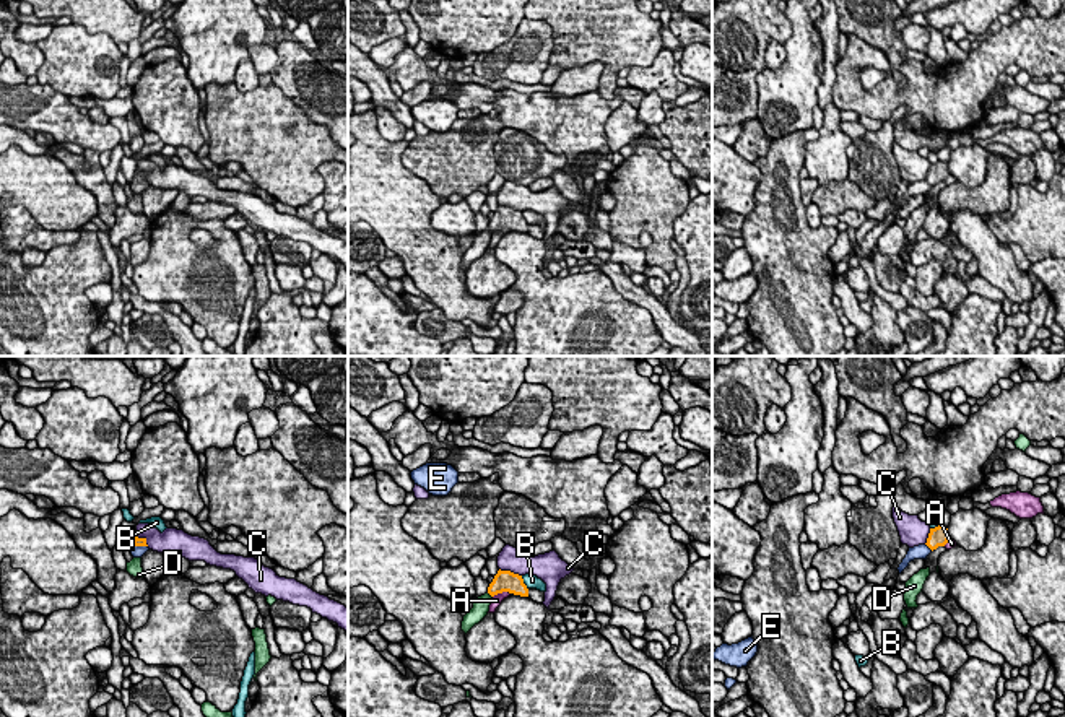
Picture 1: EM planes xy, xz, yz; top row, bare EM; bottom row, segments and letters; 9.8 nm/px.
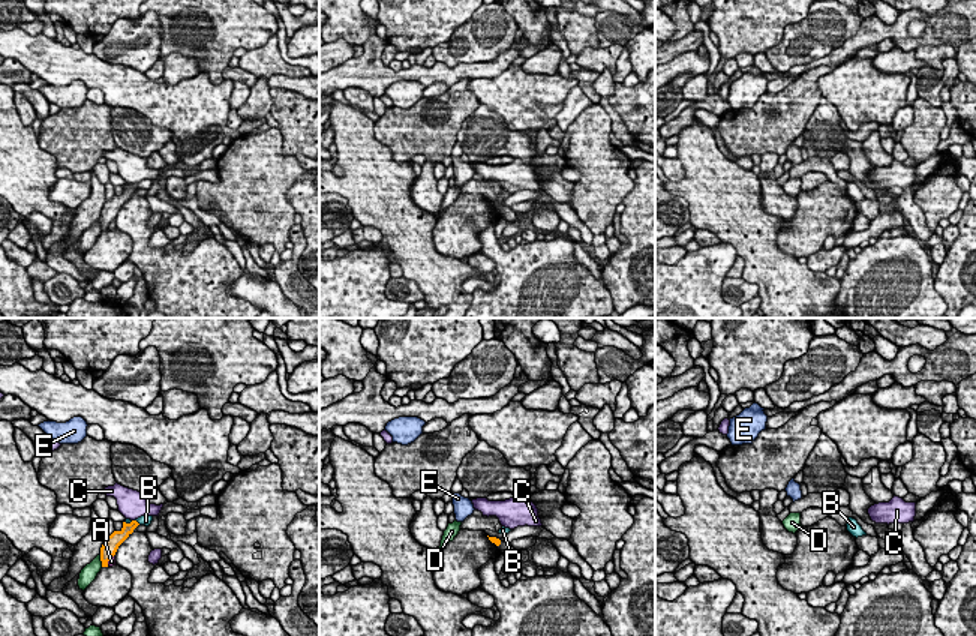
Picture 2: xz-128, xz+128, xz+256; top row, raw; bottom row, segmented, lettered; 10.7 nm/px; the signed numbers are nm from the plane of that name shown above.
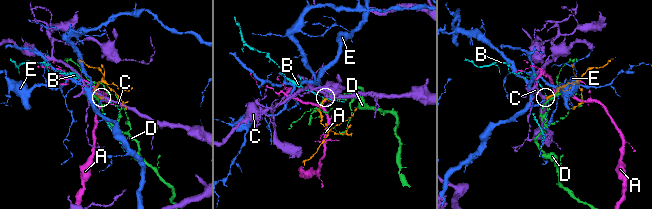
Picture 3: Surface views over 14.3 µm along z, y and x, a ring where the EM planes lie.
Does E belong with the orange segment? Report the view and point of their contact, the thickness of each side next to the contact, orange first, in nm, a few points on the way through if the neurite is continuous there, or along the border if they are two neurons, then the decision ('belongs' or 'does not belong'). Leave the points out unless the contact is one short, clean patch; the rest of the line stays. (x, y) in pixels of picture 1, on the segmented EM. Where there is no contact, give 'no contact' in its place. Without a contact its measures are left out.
contact yz (929, 547); calibres 190 and 140 nm; way yz (938, 537), (929, 547), (921, 551); belongs

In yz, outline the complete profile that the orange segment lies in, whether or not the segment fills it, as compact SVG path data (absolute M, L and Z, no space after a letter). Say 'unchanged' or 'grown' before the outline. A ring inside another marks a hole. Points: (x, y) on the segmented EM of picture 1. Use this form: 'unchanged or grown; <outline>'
grown; M938 525L935 528L930 528L928 538L925 545L919 545L914 548L909 548L906 558L899 564L898 571L899 574L909 566L914 559L927 559L927 556L937 550L938 546L945 546L950 540L948 528L943 525Z

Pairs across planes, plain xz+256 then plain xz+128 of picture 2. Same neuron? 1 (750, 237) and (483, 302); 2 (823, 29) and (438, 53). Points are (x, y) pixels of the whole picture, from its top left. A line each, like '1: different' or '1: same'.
1: different
2: same

